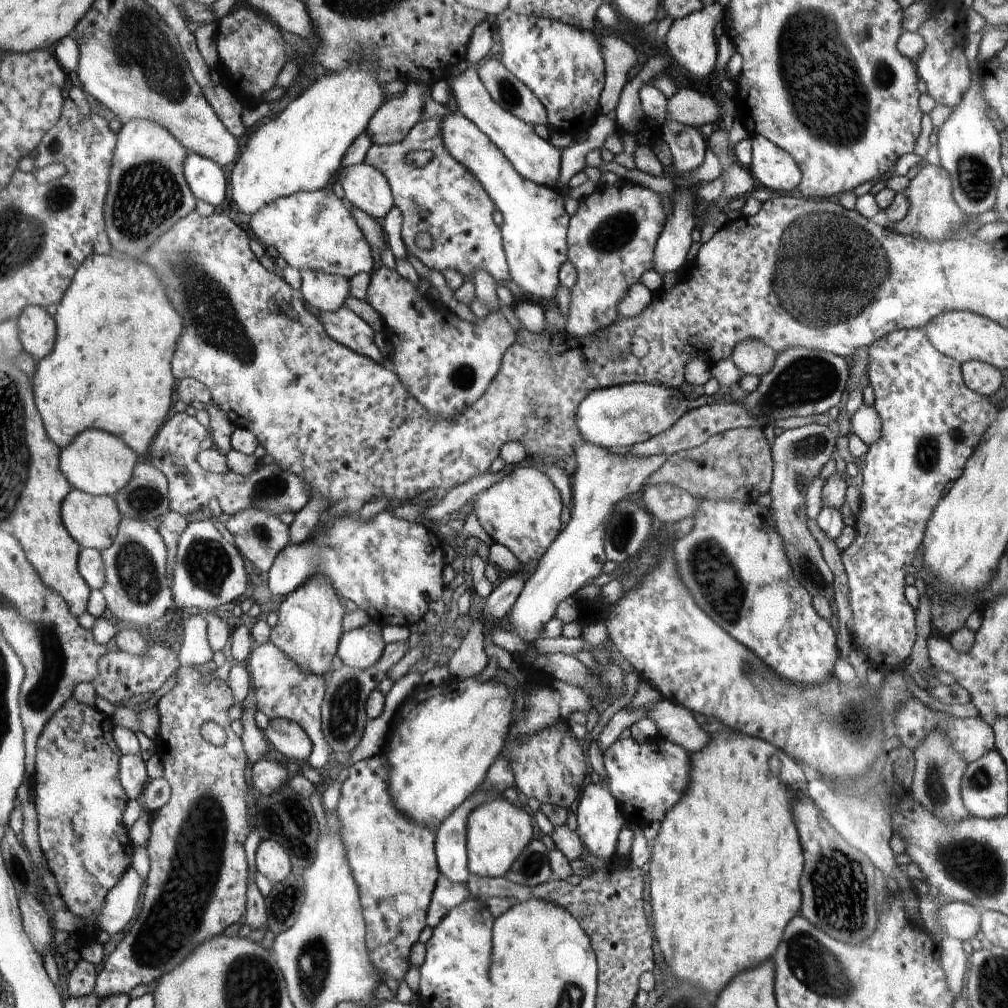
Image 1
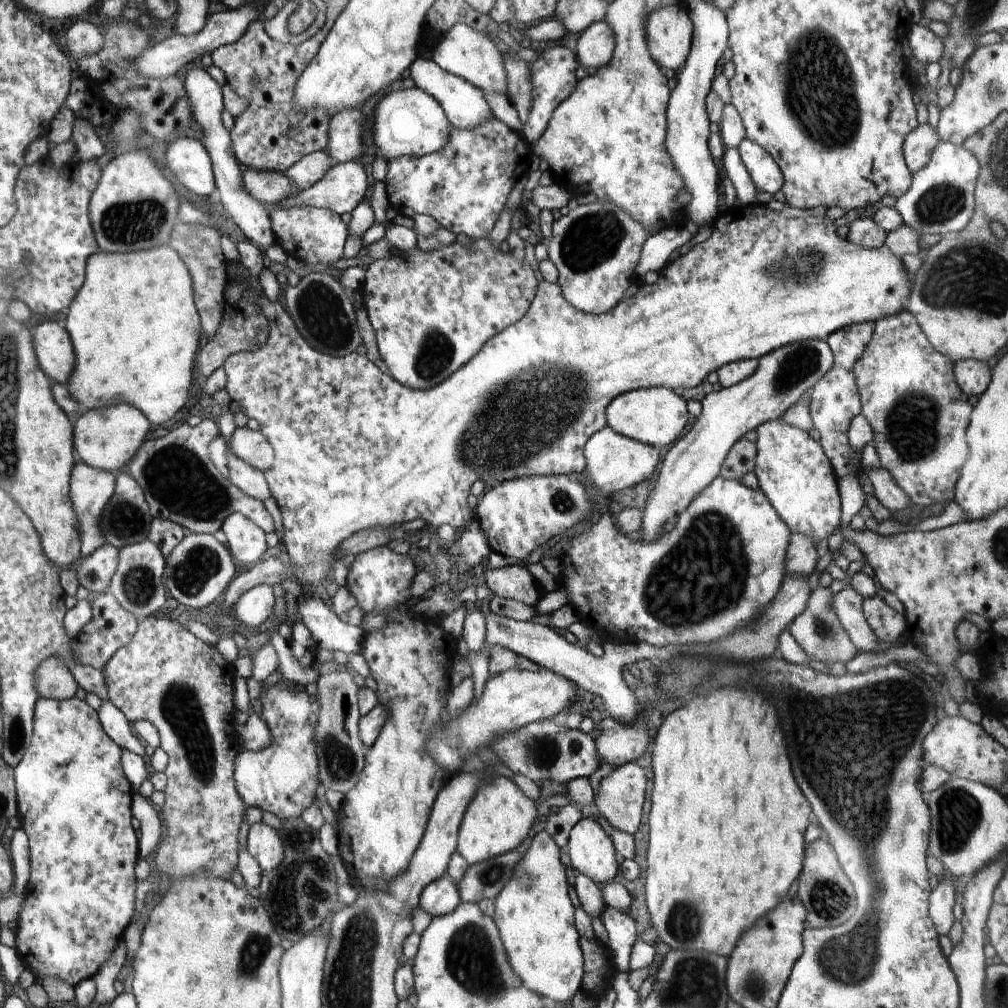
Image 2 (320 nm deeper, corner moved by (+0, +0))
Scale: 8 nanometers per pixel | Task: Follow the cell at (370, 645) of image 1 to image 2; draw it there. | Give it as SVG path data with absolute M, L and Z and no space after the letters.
M313 594L298 597L297 605L302 623L312 633L319 649L332 649L347 655L360 652L366 633L361 627L340 621L337 614Z

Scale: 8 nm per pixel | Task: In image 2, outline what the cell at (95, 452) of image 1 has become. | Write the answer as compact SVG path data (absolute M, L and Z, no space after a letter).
M128 403L87 410L74 424L79 460L97 469L116 472L122 464L136 456L143 444L142 440L146 438L146 432L150 430L150 423L138 407Z

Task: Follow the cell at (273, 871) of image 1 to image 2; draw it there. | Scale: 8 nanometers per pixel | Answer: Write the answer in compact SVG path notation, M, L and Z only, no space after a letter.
M263 821L250 825L246 848L269 875L284 858L280 831Z

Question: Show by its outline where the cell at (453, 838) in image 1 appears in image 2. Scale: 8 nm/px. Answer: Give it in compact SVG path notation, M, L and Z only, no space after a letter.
M447 874L426 886L419 900L421 909L431 917L450 914L461 903L457 886Z

